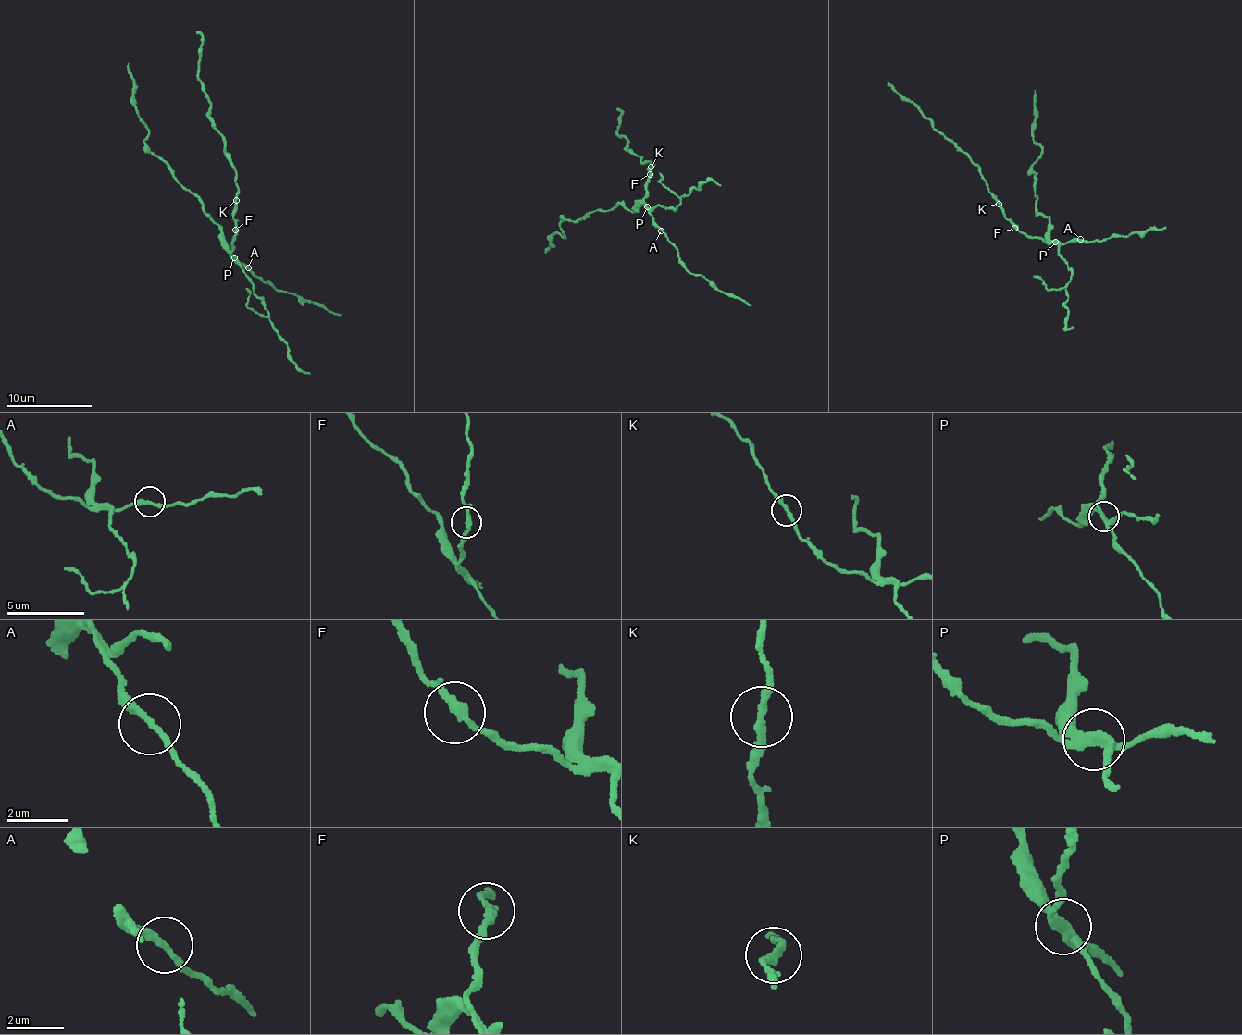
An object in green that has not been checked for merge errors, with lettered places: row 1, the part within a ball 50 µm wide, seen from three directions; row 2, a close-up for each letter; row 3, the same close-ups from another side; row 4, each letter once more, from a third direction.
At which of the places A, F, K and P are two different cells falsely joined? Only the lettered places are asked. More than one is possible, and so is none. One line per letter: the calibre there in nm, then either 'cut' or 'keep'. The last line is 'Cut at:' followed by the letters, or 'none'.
A: 200 nm | keep
F: 240 nm | keep
K: 240 nm | cut
P: 240 nm | cut
Cut at: K, P

